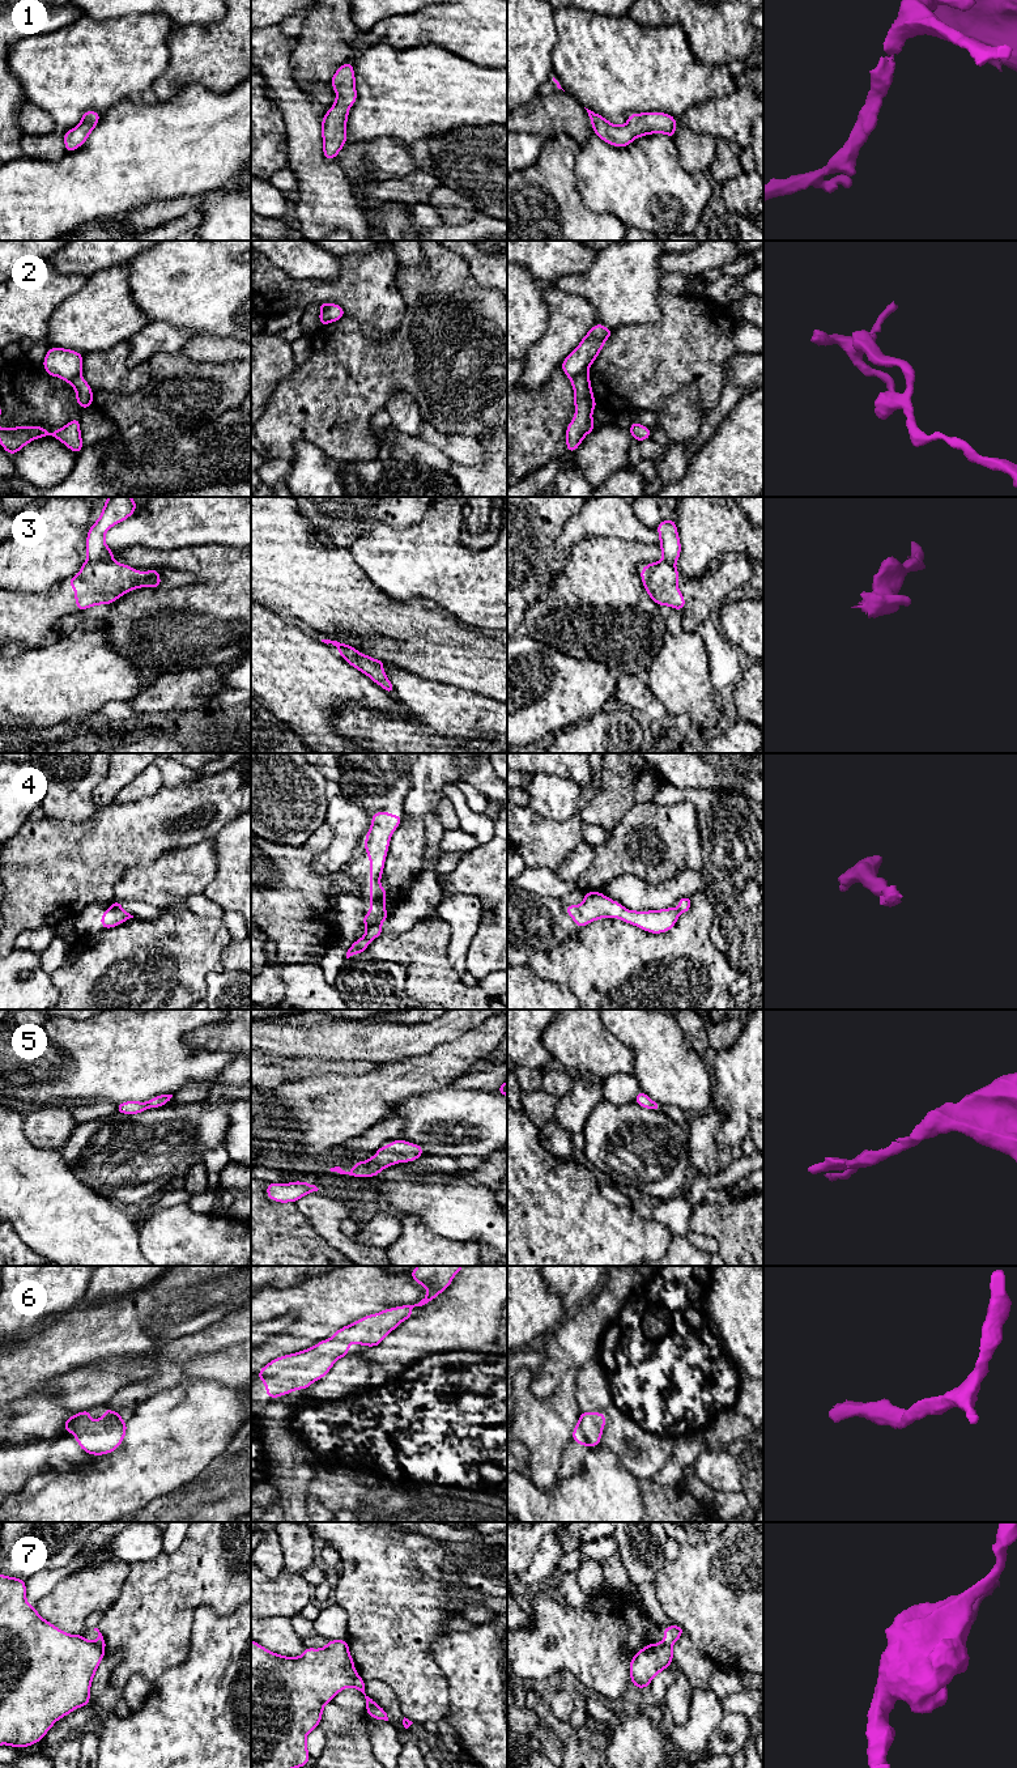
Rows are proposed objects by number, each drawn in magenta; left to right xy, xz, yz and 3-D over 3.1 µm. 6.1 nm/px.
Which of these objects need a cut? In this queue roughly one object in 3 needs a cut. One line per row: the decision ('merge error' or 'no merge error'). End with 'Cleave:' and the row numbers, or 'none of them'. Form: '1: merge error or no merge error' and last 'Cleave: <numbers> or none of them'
1: no merge error
2: merge error
3: merge error
4: merge error
5: no merge error
6: no merge error
7: merge error
Cleave: 2, 3, 4, 7

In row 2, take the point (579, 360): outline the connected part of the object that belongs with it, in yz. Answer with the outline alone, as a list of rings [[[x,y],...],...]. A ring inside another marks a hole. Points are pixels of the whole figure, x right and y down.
[[[601,323],[595,324],[587,332],[578,348],[562,361],[561,367],[569,379],[588,373],[588,369],[597,358],[605,341],[613,332],[614,330],[605,328]]]

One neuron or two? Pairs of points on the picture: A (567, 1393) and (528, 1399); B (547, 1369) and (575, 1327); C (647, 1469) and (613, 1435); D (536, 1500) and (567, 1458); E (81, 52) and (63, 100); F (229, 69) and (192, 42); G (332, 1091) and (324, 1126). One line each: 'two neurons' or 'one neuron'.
A: one neuron
B: one neuron
C: one neuron
D: two neurons
E: one neuron
F: one neuron
G: one neuron

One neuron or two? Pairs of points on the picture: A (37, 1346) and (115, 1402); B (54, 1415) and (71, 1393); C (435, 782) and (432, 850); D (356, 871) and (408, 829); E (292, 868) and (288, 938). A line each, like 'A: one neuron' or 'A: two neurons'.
A: two neurons
B: two neurons
C: one neuron
D: two neurons
E: one neuron

